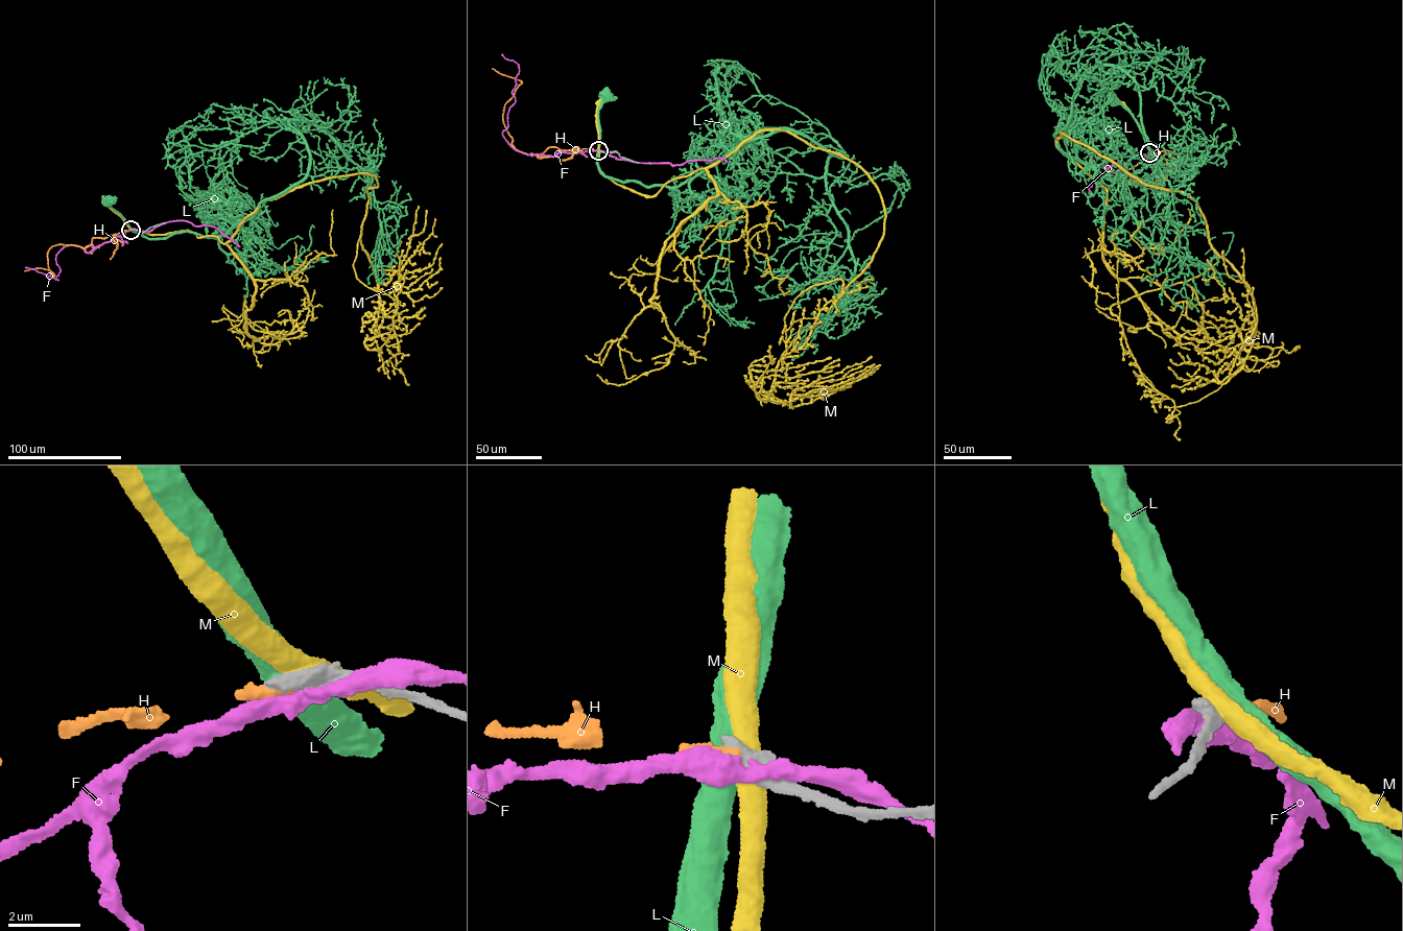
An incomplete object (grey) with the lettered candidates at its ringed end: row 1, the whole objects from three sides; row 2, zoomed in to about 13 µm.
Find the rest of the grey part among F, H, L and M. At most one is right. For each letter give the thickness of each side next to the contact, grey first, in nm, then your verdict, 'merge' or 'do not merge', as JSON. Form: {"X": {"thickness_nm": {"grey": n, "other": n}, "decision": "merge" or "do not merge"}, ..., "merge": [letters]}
{"F": {"thickness_nm": {"grey": 480, "other": 440}, "decision": "do not merge"}, "H": {"thickness_nm": {"grey": 600, "other": 340}, "decision": "merge"}, "L": {"thickness_nm": {"grey": 600, "other": 600}, "decision": "do not merge"}, "M": {"thickness_nm": {"grey": 700, "other": 500}, "decision": "do not merge"}, "merge": ["H"]}

